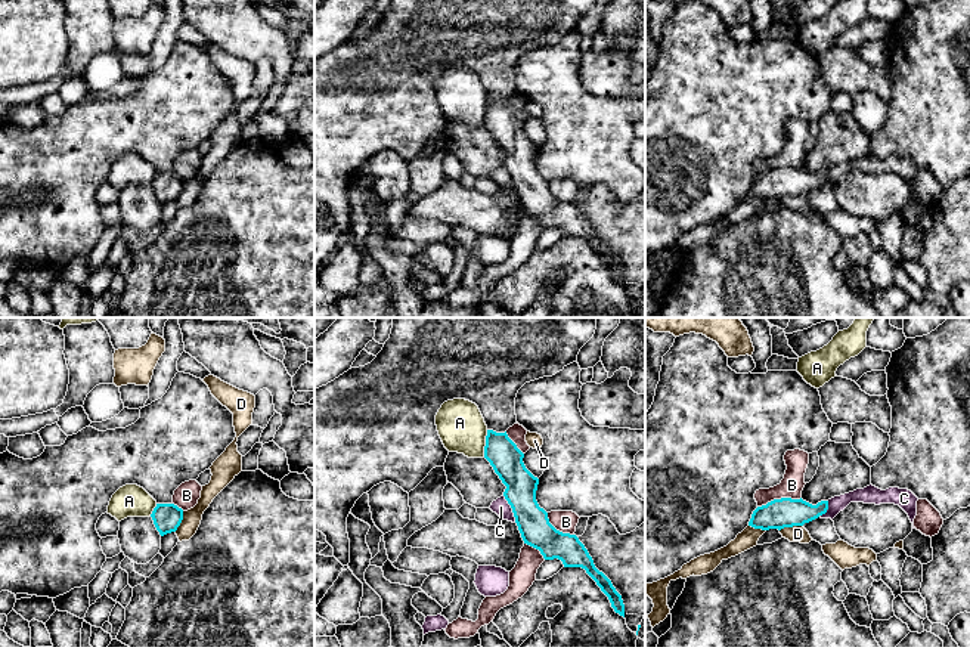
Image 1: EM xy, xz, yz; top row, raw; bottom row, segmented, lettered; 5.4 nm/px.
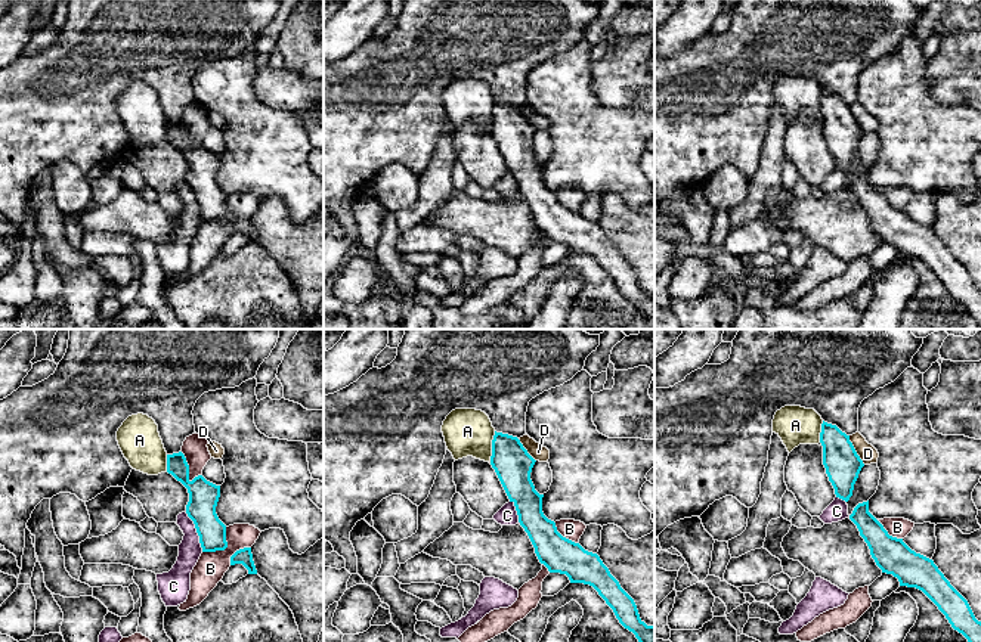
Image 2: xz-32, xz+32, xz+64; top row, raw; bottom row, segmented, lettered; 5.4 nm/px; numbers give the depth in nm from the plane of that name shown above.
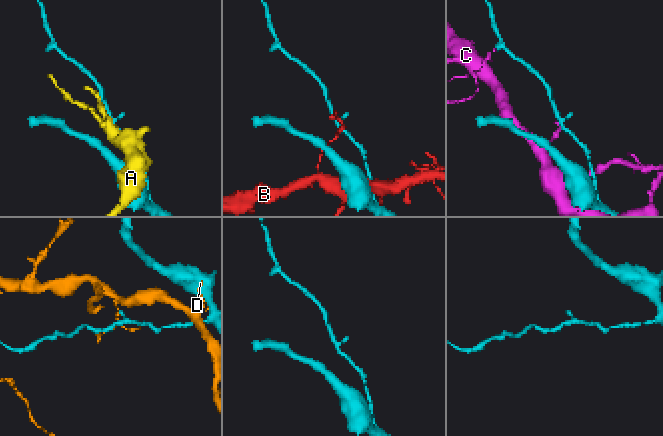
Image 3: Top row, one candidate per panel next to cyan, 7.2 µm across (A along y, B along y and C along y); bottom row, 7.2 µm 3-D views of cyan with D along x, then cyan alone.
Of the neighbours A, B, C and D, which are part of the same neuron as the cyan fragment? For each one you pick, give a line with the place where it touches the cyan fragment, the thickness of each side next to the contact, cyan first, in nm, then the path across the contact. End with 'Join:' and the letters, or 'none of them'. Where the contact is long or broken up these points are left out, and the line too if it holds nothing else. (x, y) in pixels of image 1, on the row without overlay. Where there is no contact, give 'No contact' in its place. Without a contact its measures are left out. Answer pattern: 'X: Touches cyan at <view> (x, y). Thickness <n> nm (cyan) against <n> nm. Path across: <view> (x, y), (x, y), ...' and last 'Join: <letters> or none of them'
Join: none of them

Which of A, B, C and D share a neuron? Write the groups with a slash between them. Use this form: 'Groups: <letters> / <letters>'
Groups: A / B / C / D

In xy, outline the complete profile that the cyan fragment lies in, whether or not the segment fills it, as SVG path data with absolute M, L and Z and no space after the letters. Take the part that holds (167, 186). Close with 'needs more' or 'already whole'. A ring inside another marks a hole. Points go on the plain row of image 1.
M156 173L151 183L161 205L176 201L183 189L183 179L174 173Z; already whole

